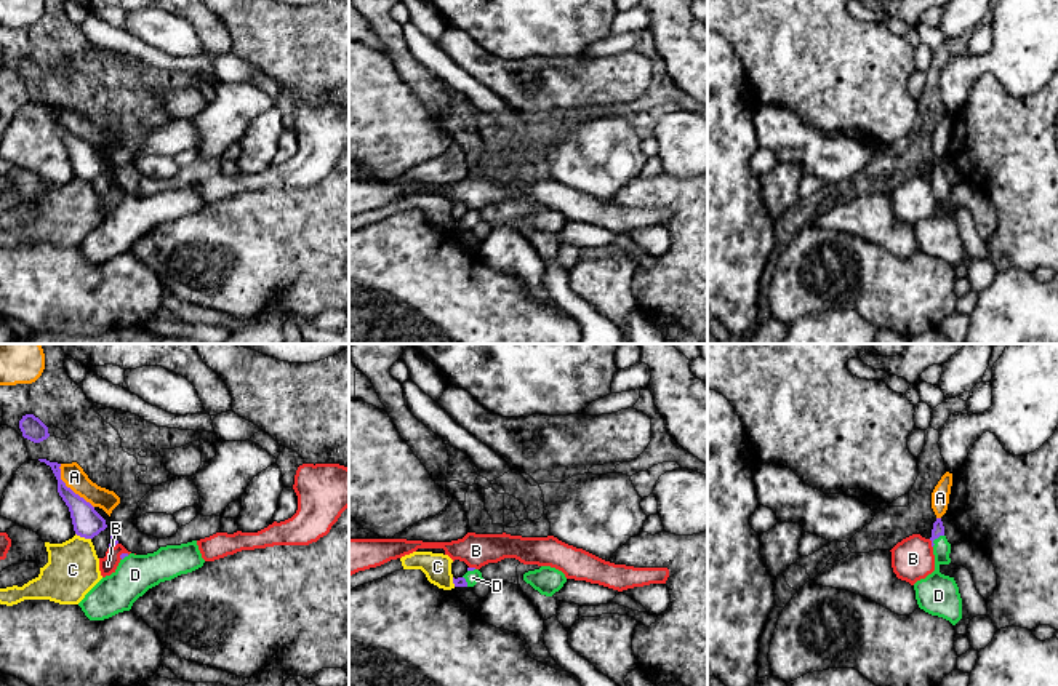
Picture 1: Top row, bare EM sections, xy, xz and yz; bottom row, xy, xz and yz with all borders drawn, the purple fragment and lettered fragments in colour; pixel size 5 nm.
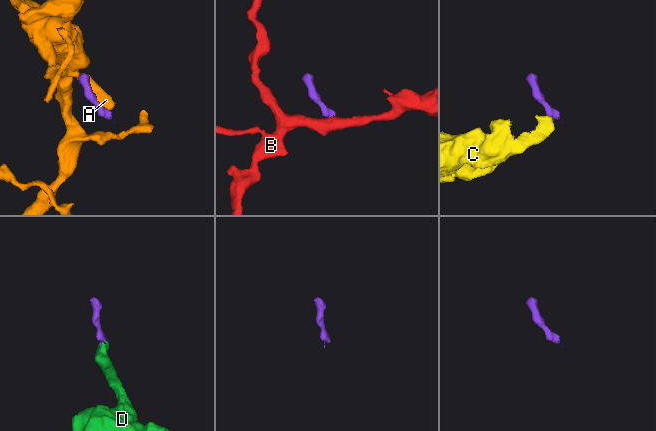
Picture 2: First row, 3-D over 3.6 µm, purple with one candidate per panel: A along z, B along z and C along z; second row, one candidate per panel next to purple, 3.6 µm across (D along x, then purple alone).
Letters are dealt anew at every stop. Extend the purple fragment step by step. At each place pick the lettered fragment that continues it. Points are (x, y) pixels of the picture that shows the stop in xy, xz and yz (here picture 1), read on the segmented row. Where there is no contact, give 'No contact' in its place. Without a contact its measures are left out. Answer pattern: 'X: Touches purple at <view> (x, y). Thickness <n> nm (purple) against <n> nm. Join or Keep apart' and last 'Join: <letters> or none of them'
A: Touches purple at xy (69, 488). Thickness 150 nm (purple) against 120 nm. Keep apart
B: Touches purple at yz (932, 544). Thickness 60 nm (purple) against 220 nm. Keep apart
C: Touches purple at xy (84, 536). Thickness 150 nm (purple) against 260 nm. Keep apart
D: Touches purple at yz (935, 538). Thickness 60 nm (purple) against 150 nm. Join
Join: D

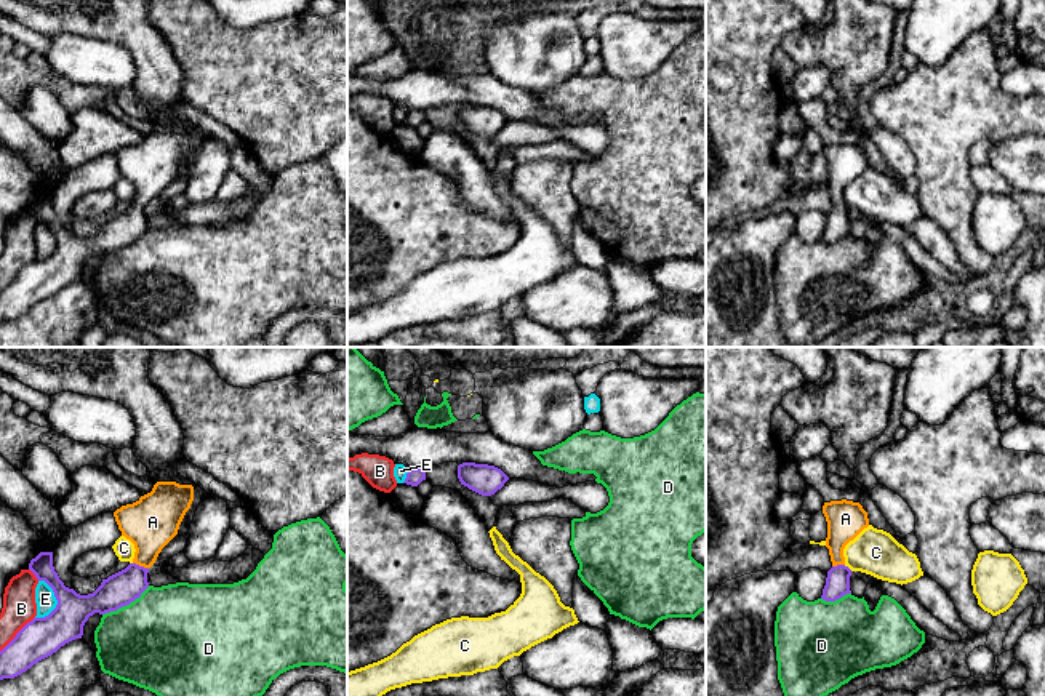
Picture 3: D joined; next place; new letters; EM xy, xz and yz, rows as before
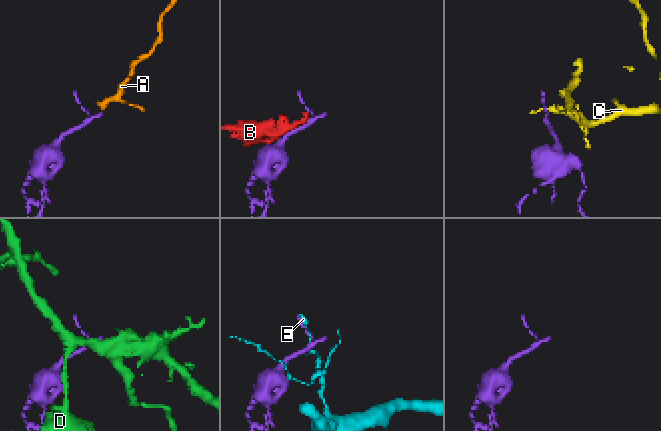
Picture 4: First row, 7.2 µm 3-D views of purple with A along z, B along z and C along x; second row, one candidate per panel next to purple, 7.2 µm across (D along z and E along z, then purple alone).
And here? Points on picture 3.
A: Touches purple at xy (141, 567). Thickness 170 nm (purple) against 260 nm. Join
B: Touches purple at xy (16, 634). Thickness 200 nm (purple) against 170 nm. Keep apart
C: Touches purple at yz (847, 567). Thickness 130 nm (purple) against 240 nm. Keep apart
D: Touches purple at xy (125, 605). Thickness 170 nm (purple) against 480 nm. Keep apart
E: Touches purple at xy (55, 596). Thickness 200 nm (purple) against 100 nm. Keep apart
Join: A

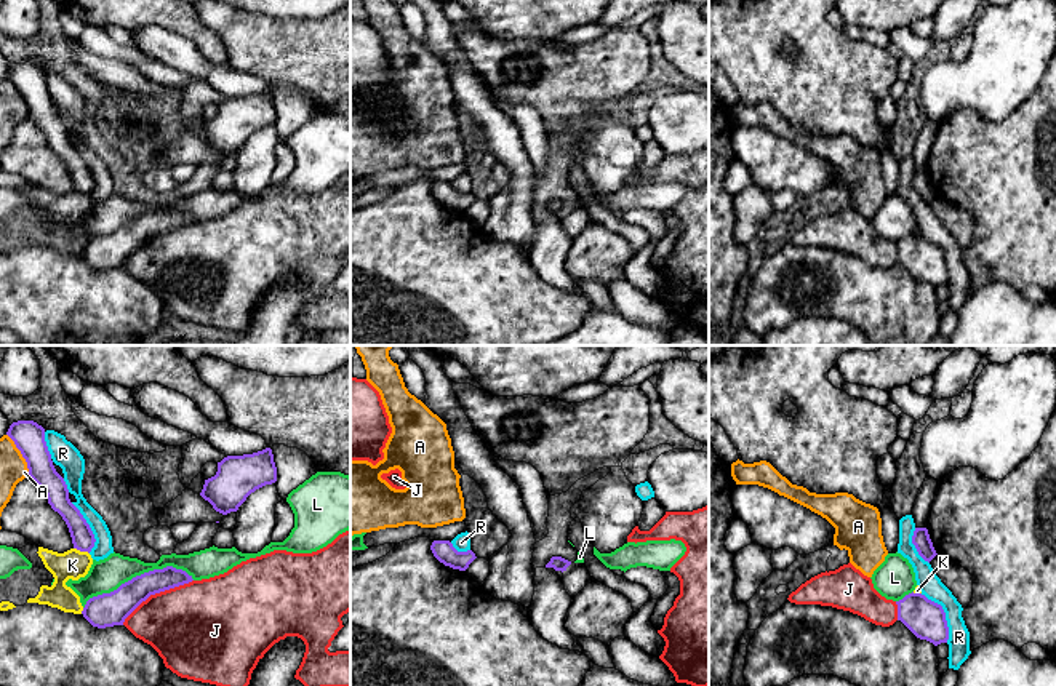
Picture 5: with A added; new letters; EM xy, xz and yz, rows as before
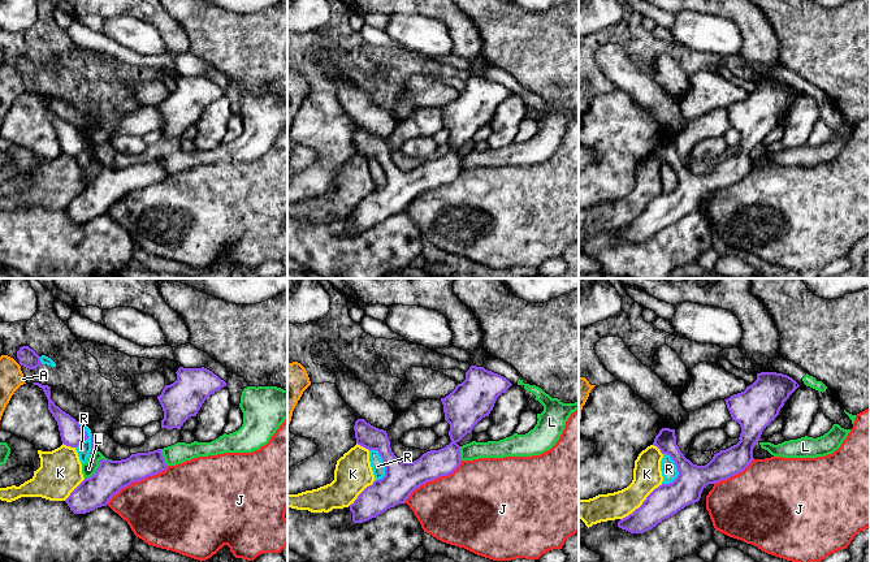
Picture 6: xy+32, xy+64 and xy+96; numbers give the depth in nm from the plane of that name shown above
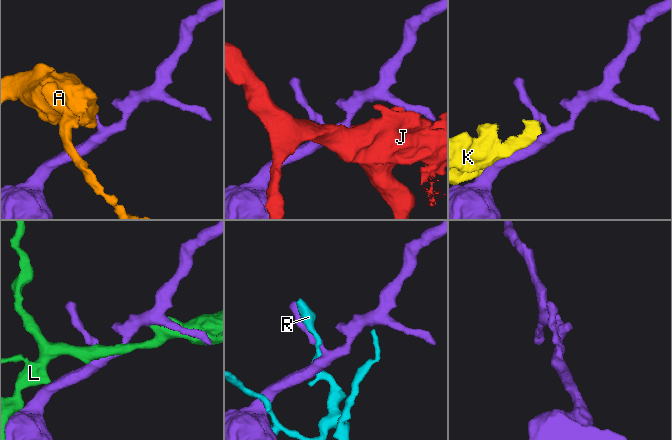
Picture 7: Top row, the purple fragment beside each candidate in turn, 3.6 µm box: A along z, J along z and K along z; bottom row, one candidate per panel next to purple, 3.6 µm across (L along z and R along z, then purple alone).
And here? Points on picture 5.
A: Touches purple at xy (21, 453). Thickness 160 nm (purple) against 140 nm. Keep apart
J: Touches purple at xy (156, 592). Thickness 170 nm (purple) against 420 nm. Keep apart
K: Touches purple at xy (82, 550). Thickness 110 nm (purple) against 140 nm. Keep apart
L: Touches purple at xy (136, 576). Thickness 170 nm (purple) against 170 nm. Keep apart
R: Touches purple at yz (944, 614). Thickness 190 nm (purple) against 120 nm. Keep apart
Join: none of them

